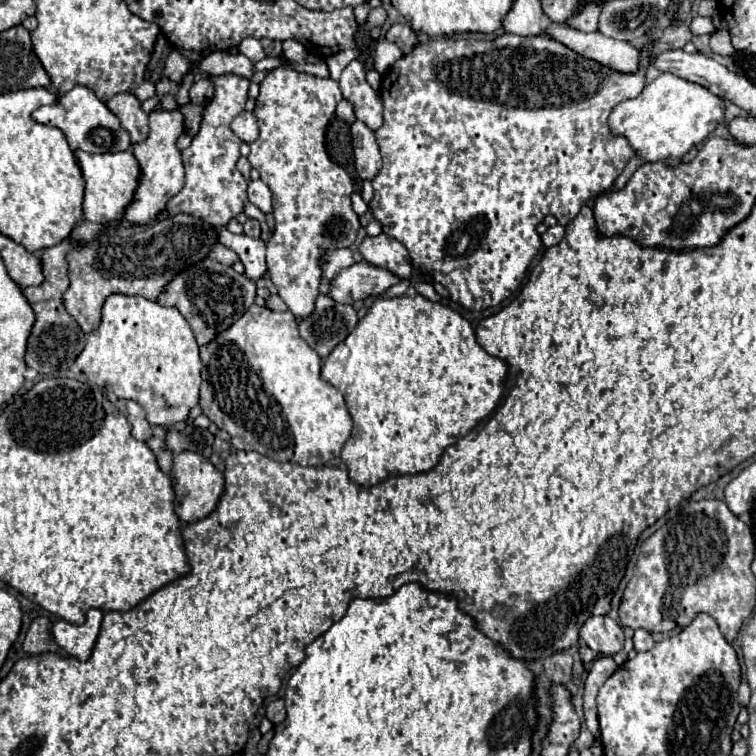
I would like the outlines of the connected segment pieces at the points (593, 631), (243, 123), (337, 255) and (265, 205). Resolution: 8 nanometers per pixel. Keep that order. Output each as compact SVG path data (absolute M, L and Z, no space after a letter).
M592 616L580 626L580 638L600 654L616 654L624 646L624 632L610 616Z
M246 110L240 112L240 114L232 120L230 128L232 128L232 132L234 132L240 140L244 140L244 142L252 142L252 140L258 138L258 122L256 122L256 116L254 116L252 112L246 112Z
M340 248L340 250L332 250L326 254L326 262L322 266L324 270L324 278L326 280L334 280L336 274L348 266L354 264L354 258L352 258L352 252L350 248Z
M250 180L248 184L248 200L258 206L264 214L272 212L272 194L270 188L262 180Z

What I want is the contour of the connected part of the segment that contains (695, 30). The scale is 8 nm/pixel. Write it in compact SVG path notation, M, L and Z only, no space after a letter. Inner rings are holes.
M694 18L692 24L690 24L690 30L694 36L698 34L714 34L714 24L712 24L712 18Z

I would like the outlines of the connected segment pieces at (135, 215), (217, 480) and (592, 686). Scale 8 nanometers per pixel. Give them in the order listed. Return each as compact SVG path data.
M180 86L180 90L174 94L176 98L176 110L164 110L164 108L154 108L148 114L148 122L150 122L150 132L148 138L144 142L134 144L134 156L140 164L142 176L140 176L140 186L134 194L132 204L126 208L122 220L130 220L132 224L150 224L154 222L156 214L160 214L166 208L166 202L178 194L184 186L184 166L182 166L182 156L180 150L176 146L178 136L184 132L184 114L182 114L182 106L186 106L190 102L188 96L188 88Z
M180 452L174 456L174 468L172 468L172 478L174 478L174 510L180 518L180 522L190 524L206 518L218 504L222 492L224 492L224 478L222 474L200 454L194 452Z
M594 660L592 668L586 678L584 686L584 716L586 716L586 726L592 732L594 738L600 740L600 730L598 730L598 716L596 716L596 694L602 686L602 682L609 678L618 668L614 660Z

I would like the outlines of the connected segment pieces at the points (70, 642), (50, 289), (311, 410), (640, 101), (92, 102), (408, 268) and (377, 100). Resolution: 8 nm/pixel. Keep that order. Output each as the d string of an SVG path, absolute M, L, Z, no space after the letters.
M90 608L84 624L74 626L70 622L58 620L52 628L52 634L54 634L54 640L60 648L64 648L70 656L78 658L80 662L86 662L92 654L94 644L96 644L100 624L102 624L102 610Z
M88 220L80 222L76 226L76 230L72 232L72 236L48 250L42 252L42 270L44 270L44 284L40 286L28 286L24 288L24 296L30 300L34 312L36 312L36 324L32 328L32 334L28 338L28 352L26 352L26 364L30 368L34 368L40 374L54 374L58 370L68 370L74 360L78 358L80 350L82 350L82 330L78 328L78 324L74 322L74 318L66 312L64 302L62 302L62 294L64 290L68 290L70 280L68 280L68 264L66 264L66 252L72 248L72 244L86 244L94 238L100 236L100 228L102 224L92 224Z
M252 304L226 332L200 348L200 358L204 362L200 386L202 412L230 434L236 450L254 450L272 460L296 462L300 466L322 466L340 456L352 432L350 412L342 392L320 378L320 356L300 338L290 310L272 312L266 306Z
M660 74L630 100L624 100L610 114L610 130L628 138L630 146L646 162L680 164L680 158L696 144L704 142L710 132L724 120L724 100L708 88L682 80L674 74Z
M74 86L70 92L66 92L58 104L42 106L38 108L32 118L40 124L56 126L60 128L72 150L84 150L84 152L124 152L132 148L132 142L128 138L128 132L120 126L120 120L108 110L108 106L86 86Z
M384 232L378 236L366 236L358 250L364 256L364 260L372 266L384 268L398 278L412 276L412 262L408 250L396 238Z
M352 60L342 70L339 85L344 98L354 104L356 118L362 120L370 130L378 130L382 126L382 98L366 82L364 66L358 60Z

